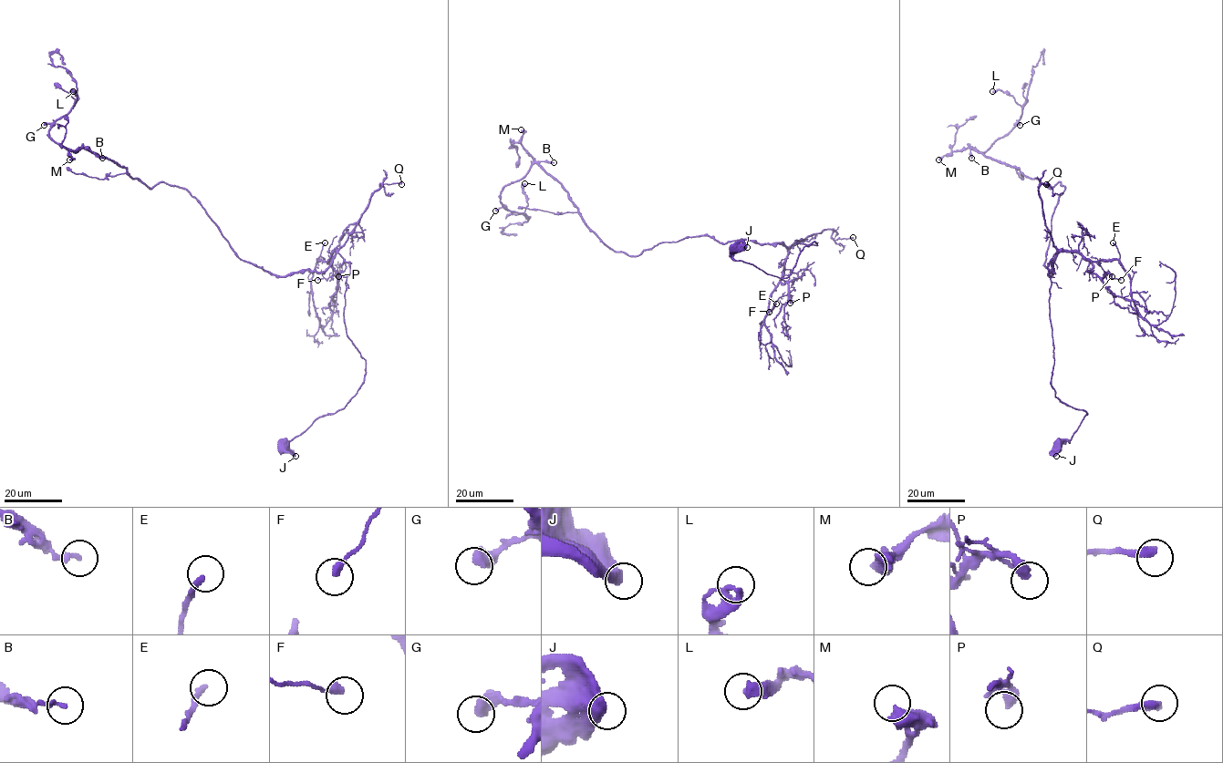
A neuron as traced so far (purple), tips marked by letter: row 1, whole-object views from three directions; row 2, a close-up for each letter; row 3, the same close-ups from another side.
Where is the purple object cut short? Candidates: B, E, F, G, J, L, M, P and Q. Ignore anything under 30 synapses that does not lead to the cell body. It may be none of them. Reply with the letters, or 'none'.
M

